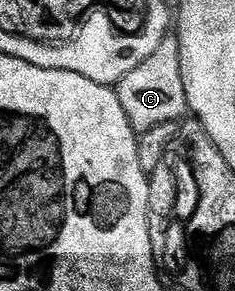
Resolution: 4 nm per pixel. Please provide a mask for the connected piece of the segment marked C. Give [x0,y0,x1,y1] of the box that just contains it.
[116,34,187,134]

